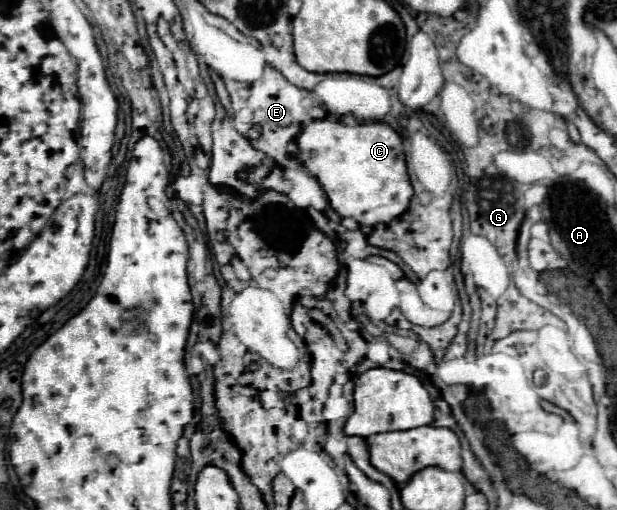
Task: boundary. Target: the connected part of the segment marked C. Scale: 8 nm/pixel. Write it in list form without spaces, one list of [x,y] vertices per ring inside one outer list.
[[[312,120],[310,124],[304,126],[302,134],[298,136],[298,146],[300,146],[300,162],[320,182],[322,190],[330,200],[330,206],[340,216],[350,216],[360,226],[376,226],[376,224],[388,224],[390,220],[406,212],[414,190],[406,172],[402,138],[388,124],[372,122],[372,124],[346,126],[342,122],[332,120]]]

